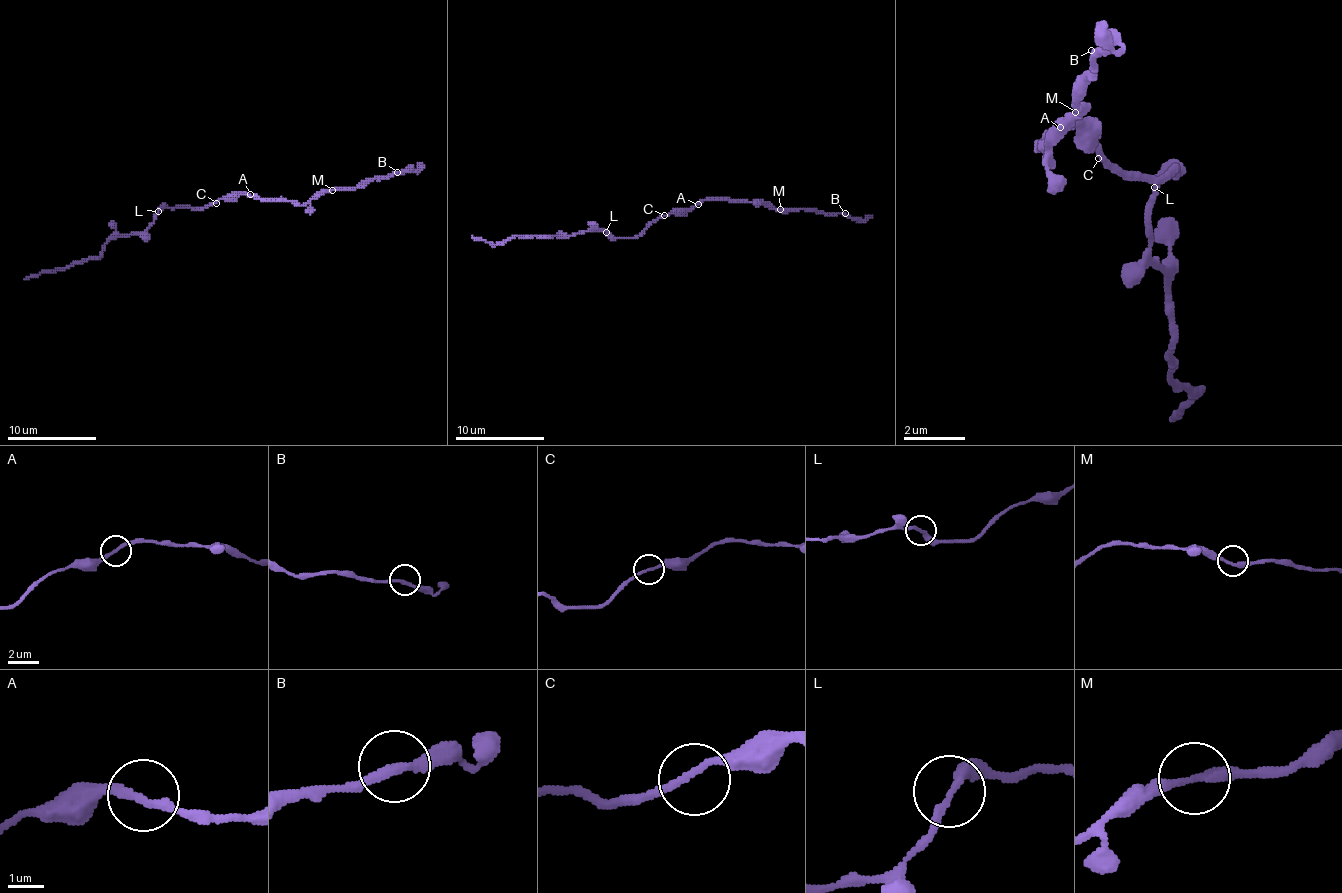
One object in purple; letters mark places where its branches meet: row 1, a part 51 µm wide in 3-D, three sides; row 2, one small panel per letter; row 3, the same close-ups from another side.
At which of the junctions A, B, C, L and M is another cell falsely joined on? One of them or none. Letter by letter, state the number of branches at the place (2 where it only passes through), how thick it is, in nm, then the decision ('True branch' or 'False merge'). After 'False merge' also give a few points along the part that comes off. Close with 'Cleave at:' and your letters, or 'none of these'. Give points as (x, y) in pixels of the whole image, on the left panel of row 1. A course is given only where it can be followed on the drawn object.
A: Branches: 2. Thickness 240 nm. True branch
B: Branches: 2. Thickness 240 nm. True branch
C: Branches: 2. Thickness 170 nm. True branch
L: Branches: 2. Thickness 240 nm. True branch
M: Branches: 2. Thickness 240 nm. True branch
Cleave at: none of these

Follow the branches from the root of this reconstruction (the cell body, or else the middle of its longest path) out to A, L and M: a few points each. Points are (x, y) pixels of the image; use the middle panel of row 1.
A: (664, 215), (684, 213), (698, 204)
L: (664, 215), (633, 238), (613, 238), (606, 231)
M: (664, 215), (684, 213), (704, 200), (747, 200), (780, 209)

